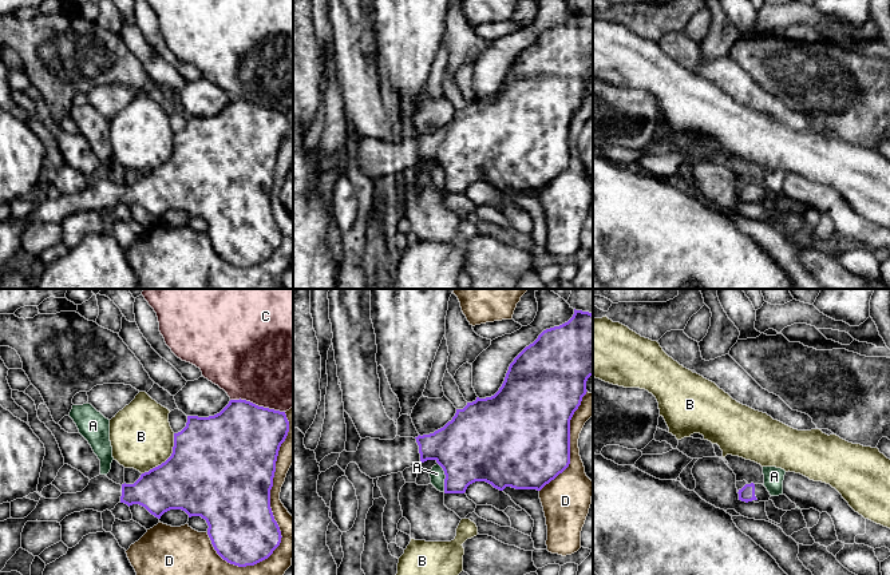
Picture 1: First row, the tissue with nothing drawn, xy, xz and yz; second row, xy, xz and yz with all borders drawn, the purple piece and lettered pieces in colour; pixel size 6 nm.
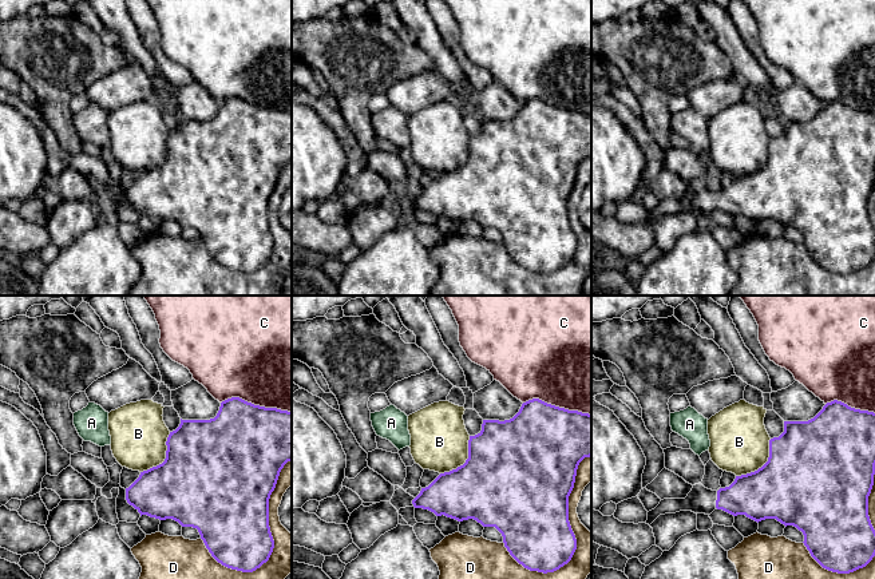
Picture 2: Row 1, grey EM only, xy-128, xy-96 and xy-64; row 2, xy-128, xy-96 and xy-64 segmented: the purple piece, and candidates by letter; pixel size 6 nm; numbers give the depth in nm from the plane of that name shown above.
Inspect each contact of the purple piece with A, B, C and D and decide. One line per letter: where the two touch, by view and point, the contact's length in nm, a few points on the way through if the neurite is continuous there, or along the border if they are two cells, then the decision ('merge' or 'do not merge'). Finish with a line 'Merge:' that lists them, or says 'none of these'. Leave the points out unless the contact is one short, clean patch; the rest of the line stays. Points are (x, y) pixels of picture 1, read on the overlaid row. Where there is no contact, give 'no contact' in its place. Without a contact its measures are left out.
A: contact xz (446, 478); length 180 nm; do not merge
B: contact xy (167, 459); length 320 nm; do not merge
C: contact xy (257, 405); length 340 nm; do not merge
D: contact xy (269, 499); length 1000 nm; do not merge
Merge: none of these

